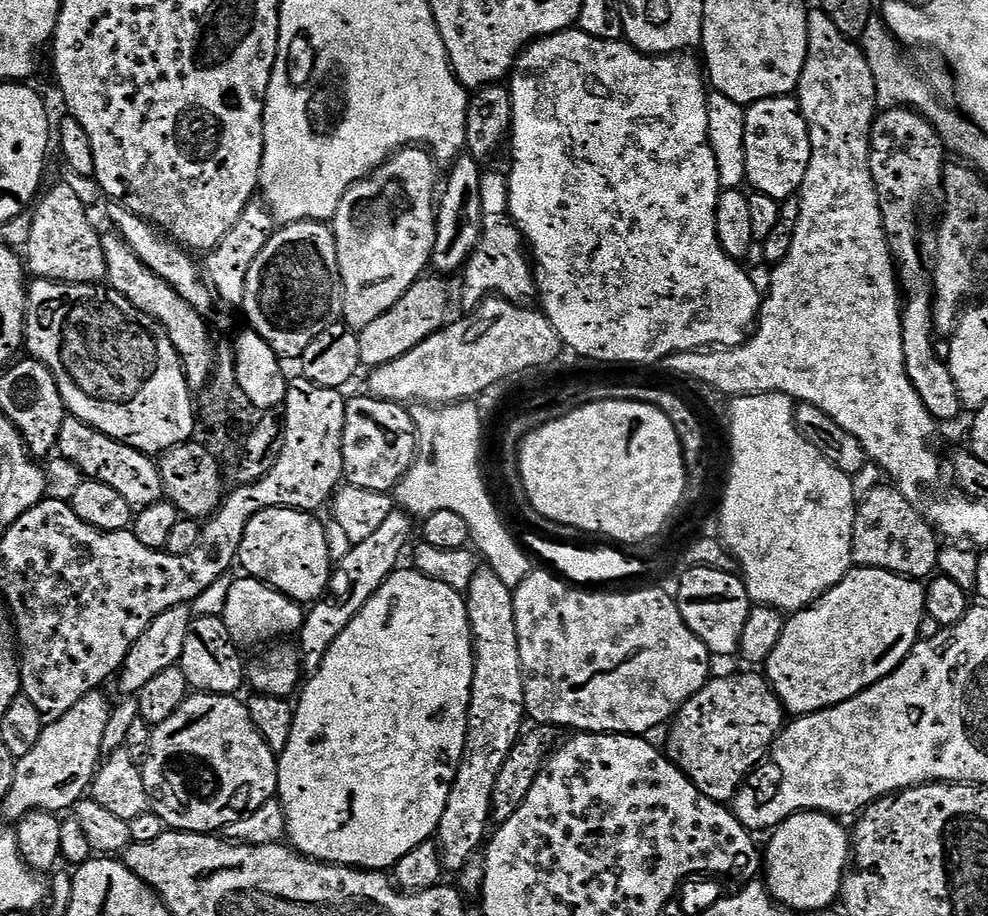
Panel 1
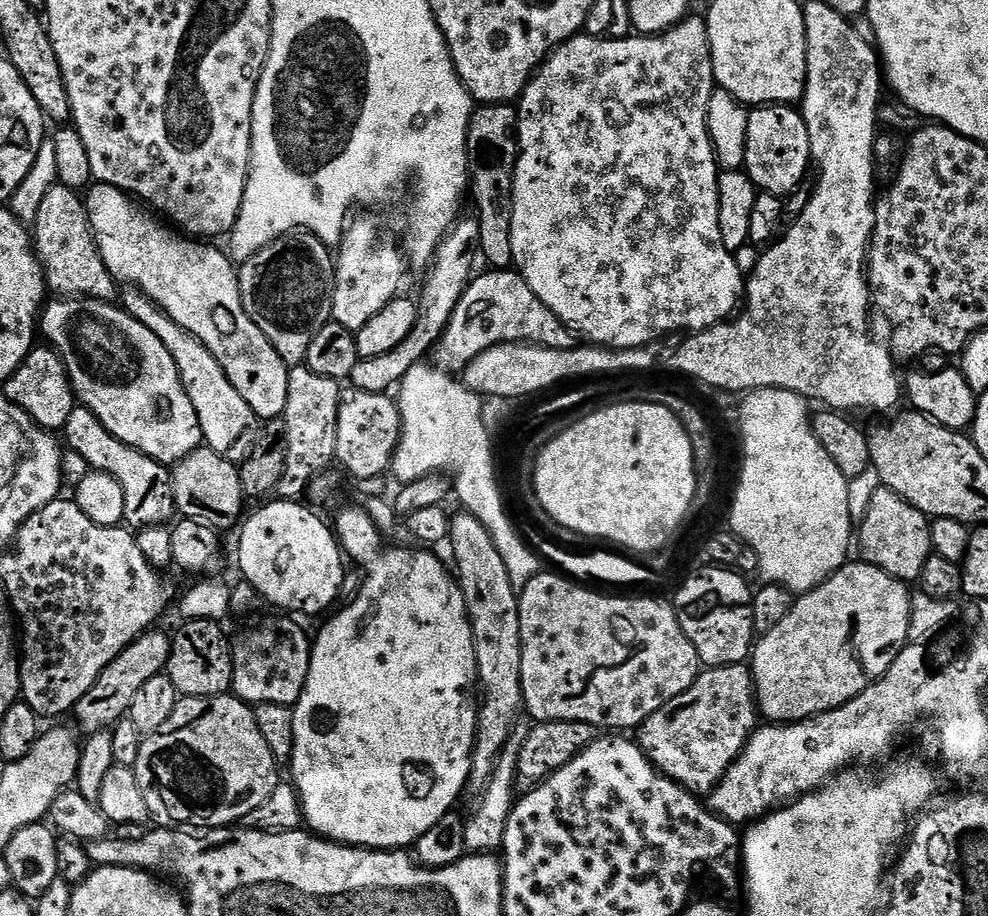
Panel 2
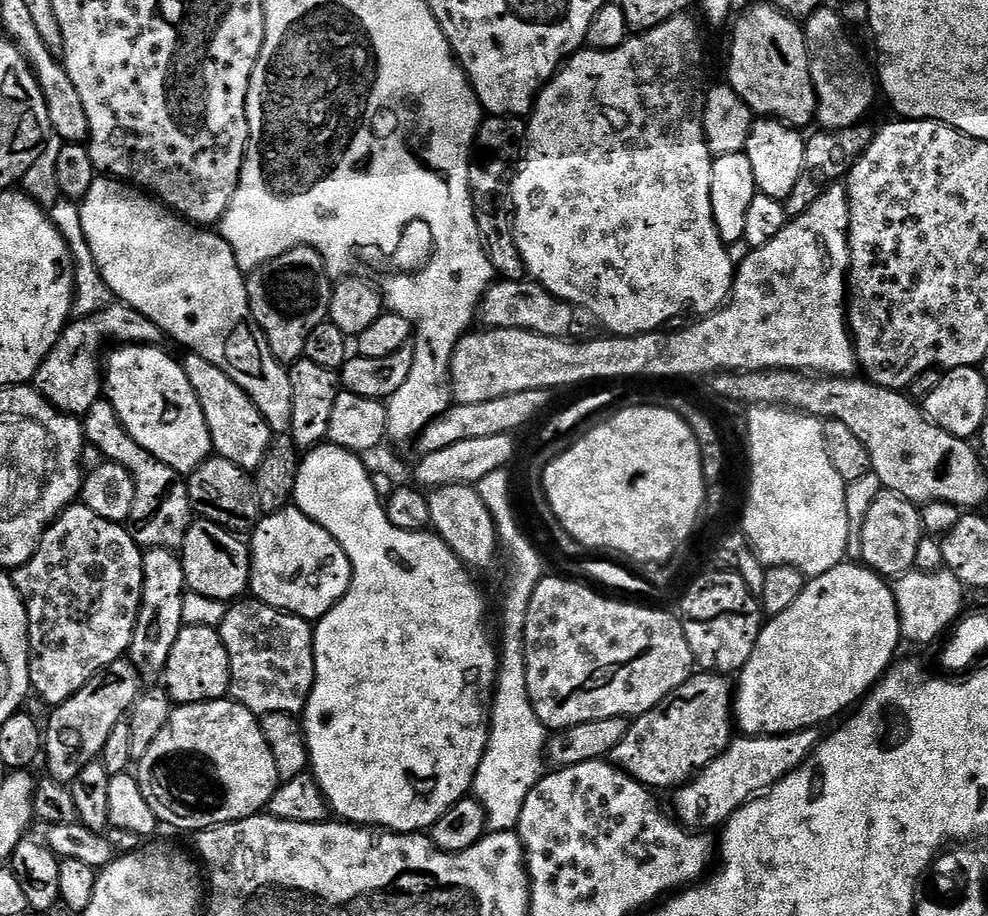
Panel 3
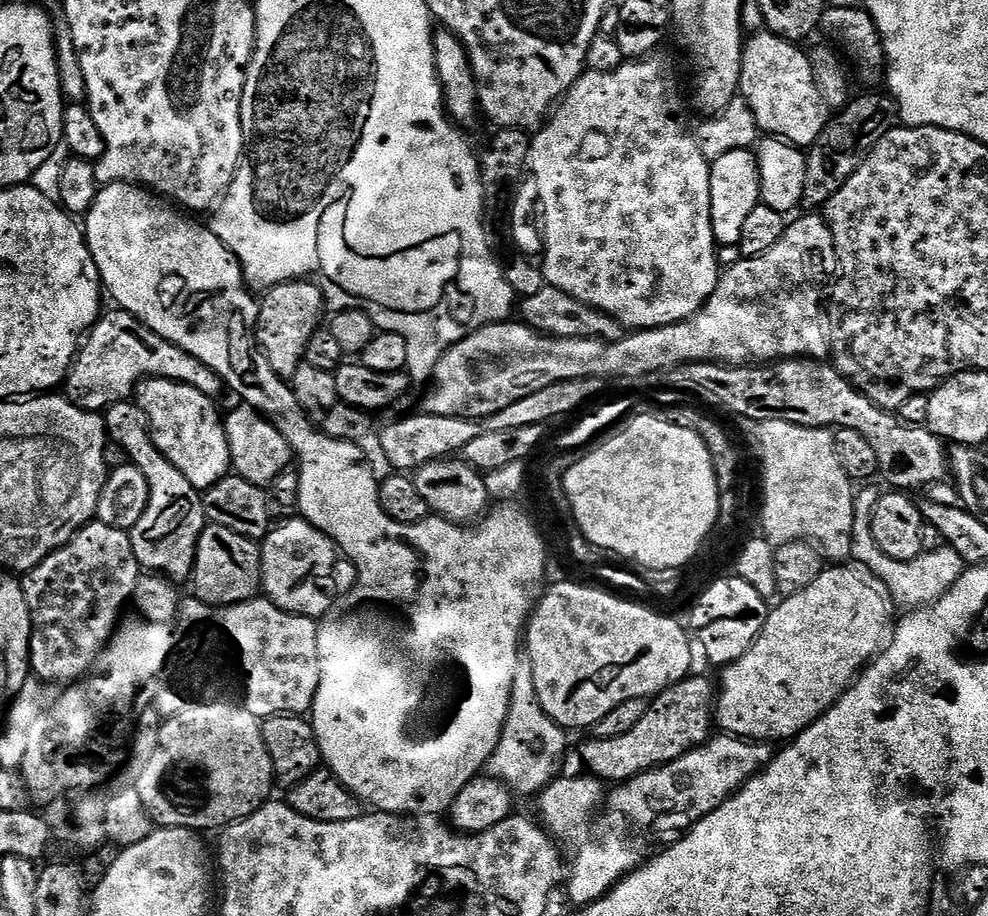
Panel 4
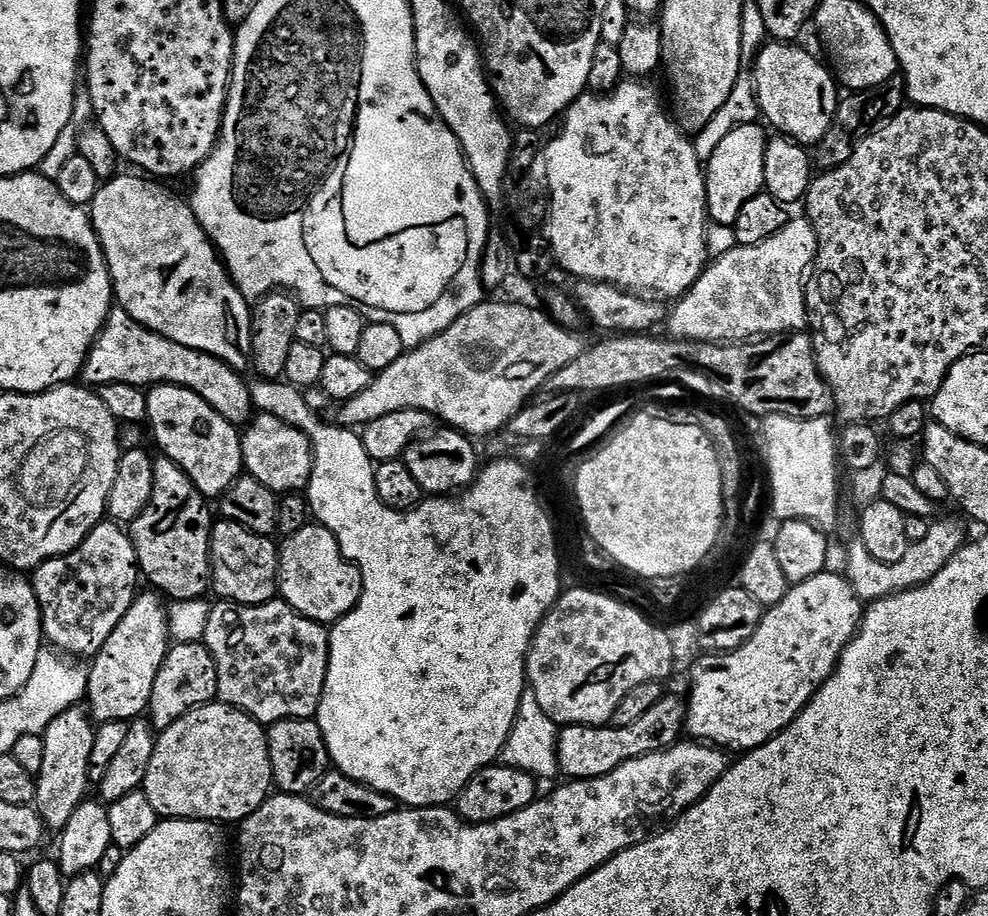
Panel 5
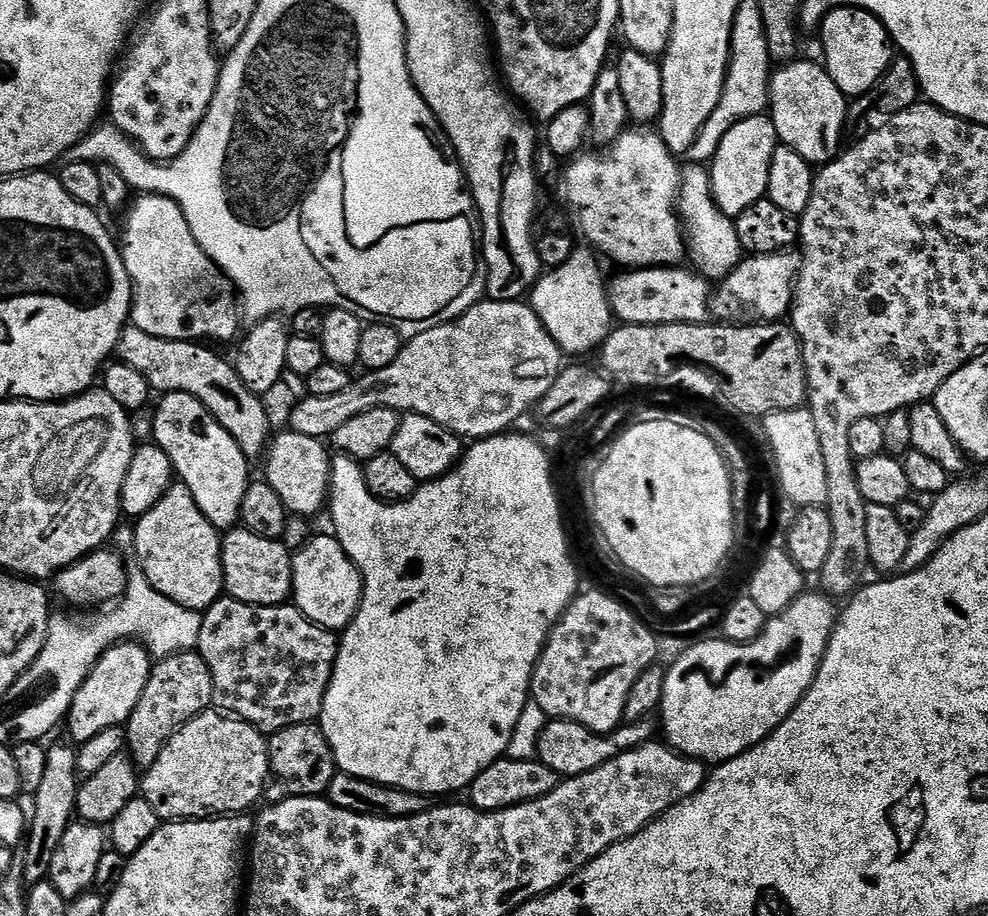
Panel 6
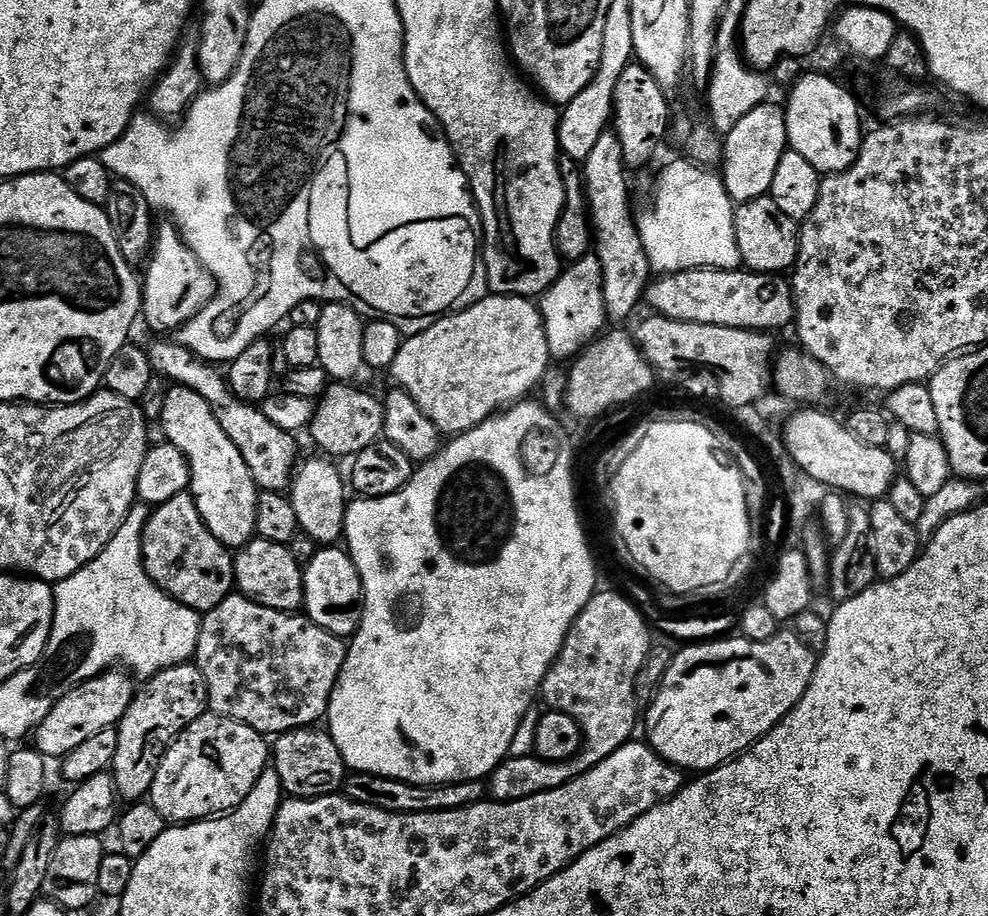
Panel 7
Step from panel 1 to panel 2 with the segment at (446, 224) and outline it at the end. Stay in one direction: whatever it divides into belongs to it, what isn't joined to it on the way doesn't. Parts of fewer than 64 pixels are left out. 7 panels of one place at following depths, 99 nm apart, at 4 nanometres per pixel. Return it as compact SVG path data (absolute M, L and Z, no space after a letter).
M474 218L457 219L456 223L448 229L444 235L444 241L436 247L436 256L432 260L430 267L427 269L428 282L424 286L424 293L418 296L418 315L414 330L410 330L410 334L406 338L406 342L401 342L399 346L394 346L394 350L390 350L390 354L378 354L378 358L360 358L354 366L350 377L351 387L358 390L366 390L367 392L383 392L391 393L402 382L402 378L406 378L406 374L410 374L413 366L421 363L425 359L424 356L433 351L436 345L440 343L442 334L446 330L446 326L450 322L450 318L454 314L454 310L458 306L458 302L462 298L462 294L468 289L469 284L474 279L474 271L476 260L478 264L478 249L480 246L480 227Z

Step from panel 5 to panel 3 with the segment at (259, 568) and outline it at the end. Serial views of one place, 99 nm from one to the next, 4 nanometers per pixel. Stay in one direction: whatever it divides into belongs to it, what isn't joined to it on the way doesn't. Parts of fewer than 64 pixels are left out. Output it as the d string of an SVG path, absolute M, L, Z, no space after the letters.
M199 518L193 519L184 539L184 545L178 550L187 591L197 592L206 598L214 598L225 602L235 602L241 599L249 591L252 582L252 553L249 545L245 541L243 544L240 540L243 539L237 533L228 532L214 522Z

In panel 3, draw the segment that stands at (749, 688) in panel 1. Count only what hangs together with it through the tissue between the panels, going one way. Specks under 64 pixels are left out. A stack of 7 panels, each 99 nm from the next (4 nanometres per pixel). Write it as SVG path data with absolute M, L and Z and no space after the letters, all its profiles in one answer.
M701 671L692 675L678 690L666 694L657 708L635 717L626 730L626 738L614 746L610 760L630 778L649 790L668 788L674 790L692 779L697 772L718 758L720 752L728 749L734 739L734 684L727 676Z

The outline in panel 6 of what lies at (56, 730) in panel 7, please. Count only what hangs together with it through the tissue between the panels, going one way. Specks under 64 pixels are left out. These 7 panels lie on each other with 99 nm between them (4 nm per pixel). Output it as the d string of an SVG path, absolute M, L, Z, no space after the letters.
M121 642L107 648L82 682L78 694L74 694L74 702L66 717L66 729L73 736L71 739L81 745L94 738L94 734L102 734L102 730L127 725L130 714L134 714L134 706L138 706L142 698L142 690L146 690L153 663L148 649L139 642Z

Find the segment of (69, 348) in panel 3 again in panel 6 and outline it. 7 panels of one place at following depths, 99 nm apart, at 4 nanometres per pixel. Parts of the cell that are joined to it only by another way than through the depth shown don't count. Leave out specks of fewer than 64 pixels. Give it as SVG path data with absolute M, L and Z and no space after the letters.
M128 326L120 336L118 360L138 370L138 374L142 374L142 378L146 378L148 385L157 393L185 392L198 398L198 402L210 410L212 417L225 428L230 438L238 442L238 450L242 450L245 458L256 462L259 456L261 459L265 455L274 432L274 427L268 421L268 412L264 409L265 401L246 390L231 359L223 360L208 348L211 347L200 342L167 340L146 334L146 330L141 328Z

